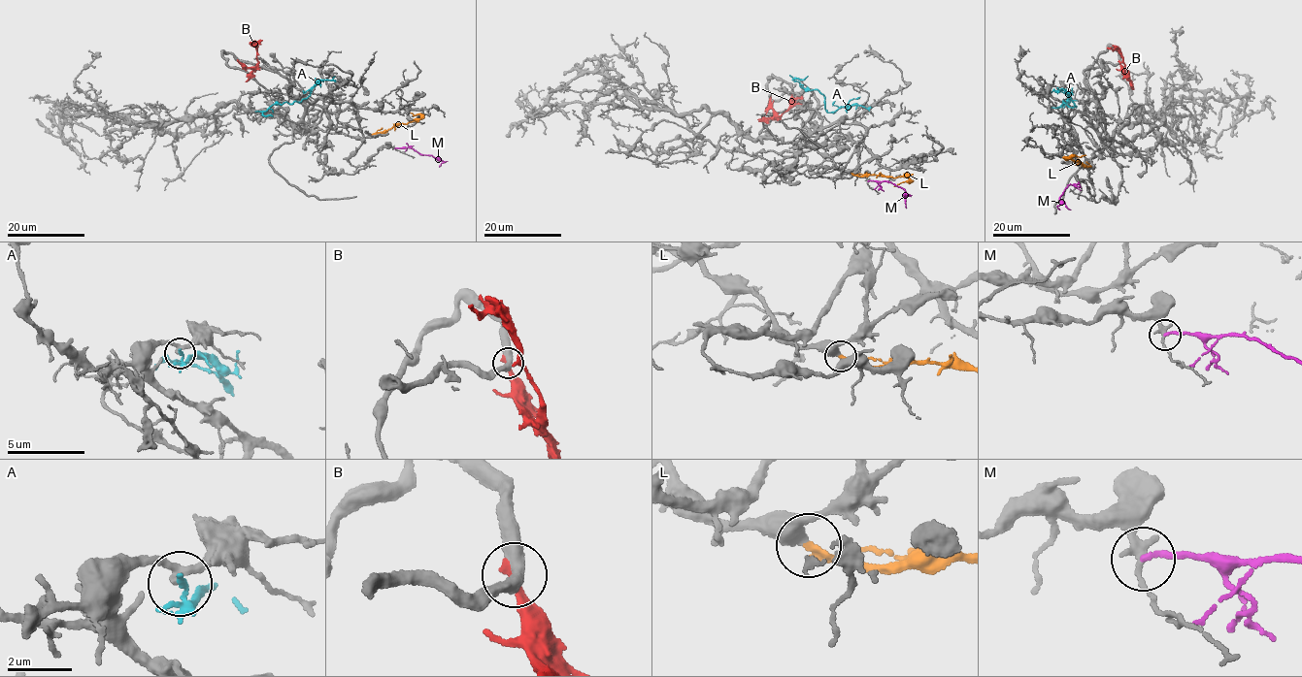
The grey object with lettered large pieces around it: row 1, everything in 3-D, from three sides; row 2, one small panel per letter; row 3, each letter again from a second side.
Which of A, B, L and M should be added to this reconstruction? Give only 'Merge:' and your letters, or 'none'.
Merge: L

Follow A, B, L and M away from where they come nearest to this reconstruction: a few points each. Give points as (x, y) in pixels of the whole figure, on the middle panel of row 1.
A: (870, 107), (856, 105), (828, 112), (824, 95), (818, 90), (804, 87), (795, 80), (808, 77)
B: (770, 98), (777, 117), (787, 110), (792, 99), (802, 95)
L: (851, 173), (908, 178), (907, 181), (893, 185)
M: (868, 181), (889, 181), (905, 189), (906, 208)

